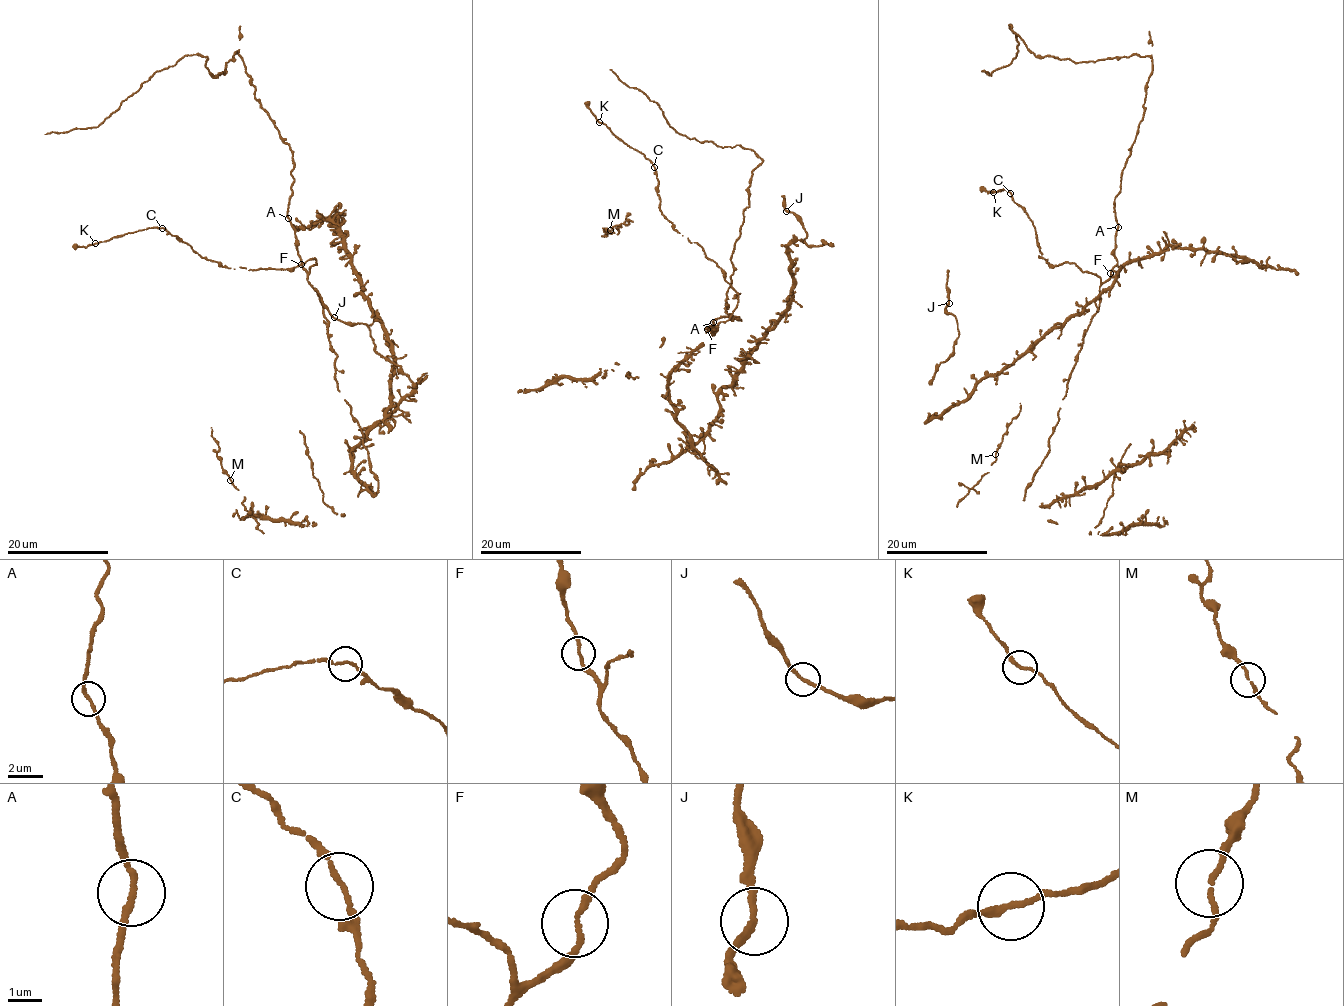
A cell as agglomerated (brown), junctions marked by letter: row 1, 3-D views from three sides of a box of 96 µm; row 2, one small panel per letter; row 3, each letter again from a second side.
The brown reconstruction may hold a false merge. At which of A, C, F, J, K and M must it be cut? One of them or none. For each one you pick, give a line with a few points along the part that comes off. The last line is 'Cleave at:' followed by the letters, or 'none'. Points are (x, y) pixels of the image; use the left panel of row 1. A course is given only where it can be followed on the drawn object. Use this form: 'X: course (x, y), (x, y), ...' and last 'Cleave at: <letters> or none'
Cleave at: none

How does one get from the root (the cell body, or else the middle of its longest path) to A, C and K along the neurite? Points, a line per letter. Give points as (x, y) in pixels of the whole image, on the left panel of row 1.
A: (295, 235), (295, 228), (288, 218)
C: (295, 235), (297, 254), (309, 273), (317, 264), (315, 258), (292, 269), (227, 268), (205, 259), (162, 228)
K: (295, 235), (297, 254), (309, 273), (317, 264), (315, 258), (292, 269), (227, 268), (158, 227), (95, 244)

